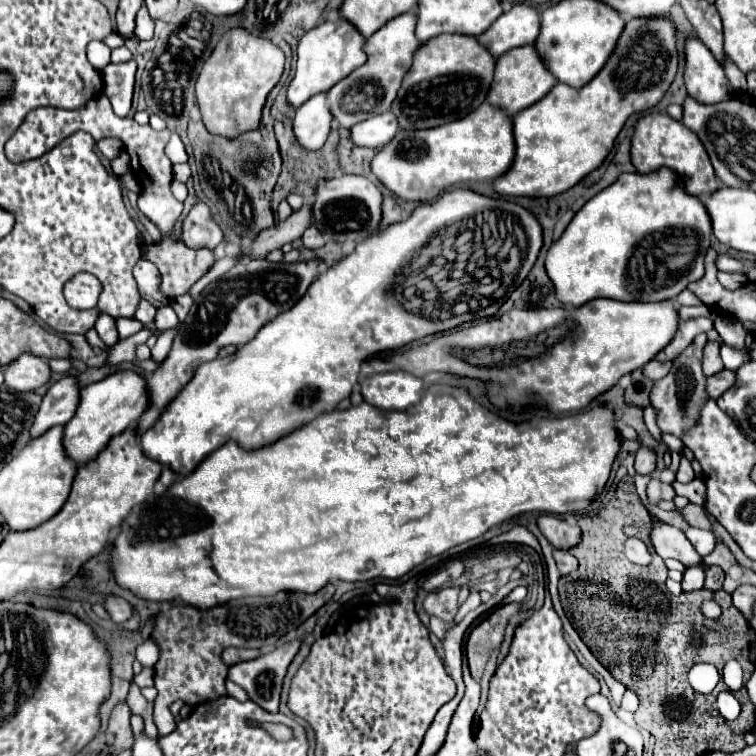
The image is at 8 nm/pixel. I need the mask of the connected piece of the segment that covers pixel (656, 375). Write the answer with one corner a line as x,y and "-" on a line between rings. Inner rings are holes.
652,359
643,367
643,374
647,378
656,381
666,376
669,373
671,366
671,361
659,362
656,359

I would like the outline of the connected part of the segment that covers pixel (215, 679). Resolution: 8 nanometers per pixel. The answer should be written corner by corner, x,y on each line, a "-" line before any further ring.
279,592
275,596
231,600
207,612
175,604
167,612
157,614
157,624
151,636
161,648
153,676
155,688
159,692
153,712
159,736
167,736
176,728
175,717
169,712
169,704
175,700
197,706
227,694
225,680
229,668
221,660
221,652
225,648
263,648
275,644
275,640
283,634
287,634
287,592

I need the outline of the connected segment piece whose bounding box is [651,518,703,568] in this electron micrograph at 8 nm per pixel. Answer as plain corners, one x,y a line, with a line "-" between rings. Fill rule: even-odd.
655,518
655,522
657,522
657,526
651,532
653,534
651,542
653,542
655,552
661,558
675,558
685,568
695,568
703,560
695,552
695,548
691,546
691,542
689,542
683,530
675,528
675,526
667,526
667,524
659,522
657,518

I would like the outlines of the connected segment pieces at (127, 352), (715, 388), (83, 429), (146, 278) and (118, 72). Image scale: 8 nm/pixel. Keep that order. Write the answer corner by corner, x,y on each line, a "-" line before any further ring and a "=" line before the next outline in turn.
141,330
135,336
127,338
127,340
119,340
113,348
109,348
109,364
119,364
119,362
127,362
127,360
135,360
135,346
147,342
147,338
151,336
149,330
=
723,370
723,372
715,374
715,376
709,376
707,378
707,396
717,400
733,384
735,384
735,372
729,372
729,370
=
119,370
103,378
101,382
89,384
81,390
81,402
75,416
65,424
65,452
77,466
93,460
113,436
125,432
135,424
141,414
149,408
149,390
145,376
133,370
=
139,260
133,268
133,276
139,288
139,296
159,308
169,303
168,298
159,292
159,270
149,260
=
135,60
123,62
123,64
109,64
101,76
103,76
103,92
113,104
113,112
117,116
127,116
131,110
131,98
133,98
133,84
135,84
135,72
137,64

